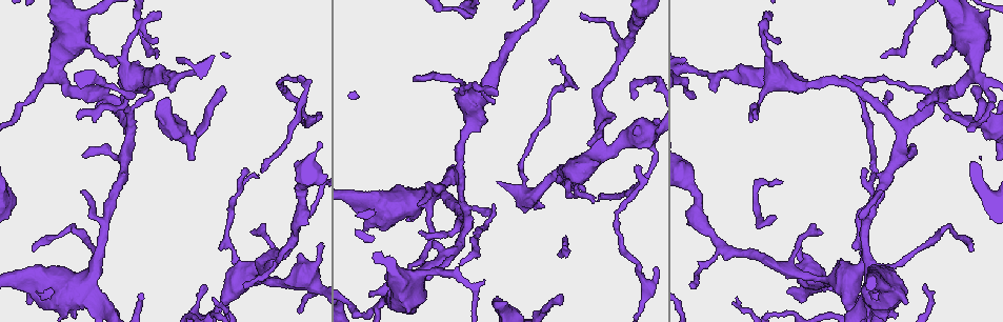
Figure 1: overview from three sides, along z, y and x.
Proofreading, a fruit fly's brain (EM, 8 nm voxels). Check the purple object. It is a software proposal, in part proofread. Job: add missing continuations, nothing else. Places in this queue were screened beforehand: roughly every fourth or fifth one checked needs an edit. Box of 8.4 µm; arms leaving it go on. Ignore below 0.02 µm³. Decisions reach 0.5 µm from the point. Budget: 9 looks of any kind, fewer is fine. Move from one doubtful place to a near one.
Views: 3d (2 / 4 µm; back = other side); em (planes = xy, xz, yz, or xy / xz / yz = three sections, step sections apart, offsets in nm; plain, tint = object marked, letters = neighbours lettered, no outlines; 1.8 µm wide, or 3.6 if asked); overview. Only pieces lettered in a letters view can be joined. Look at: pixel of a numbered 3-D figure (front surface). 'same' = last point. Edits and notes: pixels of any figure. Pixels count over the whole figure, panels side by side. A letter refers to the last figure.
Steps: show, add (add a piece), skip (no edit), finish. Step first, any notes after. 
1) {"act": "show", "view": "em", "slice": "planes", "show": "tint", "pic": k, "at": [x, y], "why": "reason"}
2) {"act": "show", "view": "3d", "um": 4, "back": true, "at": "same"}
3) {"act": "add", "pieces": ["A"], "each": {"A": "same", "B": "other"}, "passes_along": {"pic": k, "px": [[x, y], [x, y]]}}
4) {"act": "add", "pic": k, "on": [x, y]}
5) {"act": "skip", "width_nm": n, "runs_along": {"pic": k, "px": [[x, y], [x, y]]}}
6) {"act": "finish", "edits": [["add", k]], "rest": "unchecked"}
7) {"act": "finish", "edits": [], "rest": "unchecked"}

{"act": "show", "view": "em", "slice": "planes", "show": "tint", "pic": 1, "at": [601, 113], "why": "arms part here"}

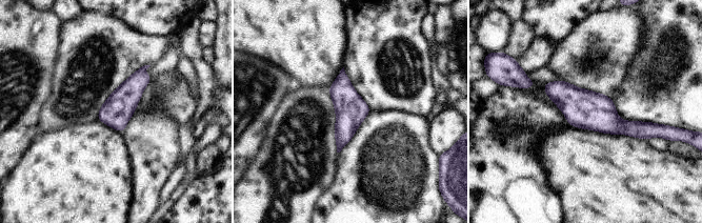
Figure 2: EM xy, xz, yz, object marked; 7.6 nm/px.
{"act": "show", "view": "em", "slice": "planes", "show": "letters", "at": "same", "why": "see the neighbours"}

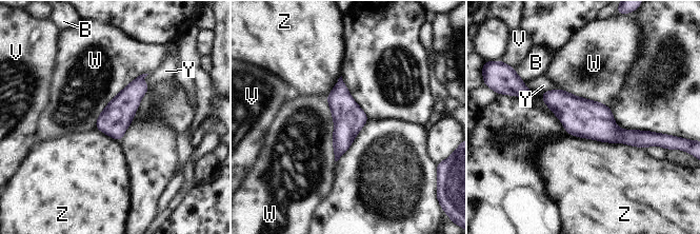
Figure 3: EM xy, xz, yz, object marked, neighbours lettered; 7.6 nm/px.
{"act": "skip", "width_nm": 240, "longest_contact_nm": ["W", 600], "each": {"B": "other", "V": "other", "W": "other", "Y": "other", "Z": "other"}, "found": "no lettered piece goes on from it"}

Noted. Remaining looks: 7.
{"act": "show", "view": "em", "um": 3.6, "slice": "planes", "show": "letters", "pic": 1, "at": [415, 81], "why": "tapers out"}

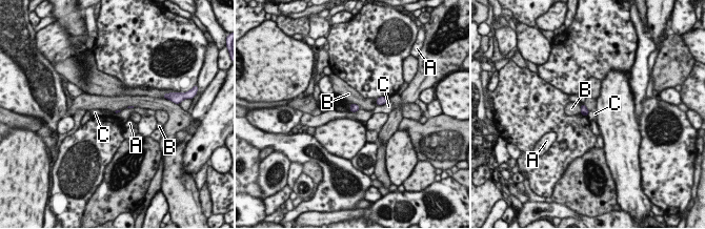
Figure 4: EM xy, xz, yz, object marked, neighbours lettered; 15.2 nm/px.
{"act": "skip", "each": {"A": "other", "B": "other", "C": "other"}, "border": {"pic": 4, "px": [[387, 100], [377, 105]]}, "found": "no lettered piece goes on from it"}

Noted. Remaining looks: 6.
{"act": "show", "view": "3d", "um": 2, "pic": 1, "at": [502, 301], "why": "stops while still wide"}

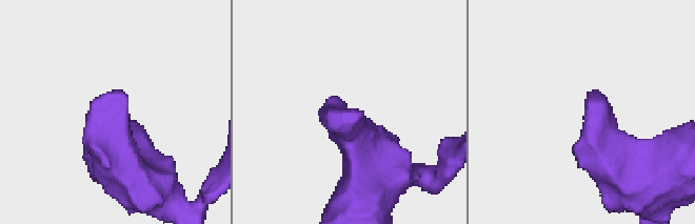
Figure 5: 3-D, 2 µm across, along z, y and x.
{"act": "show", "view": "em", "slice": "xy", "step": 16, "show": "tint", "pic": 5, "at": [595, 92]}

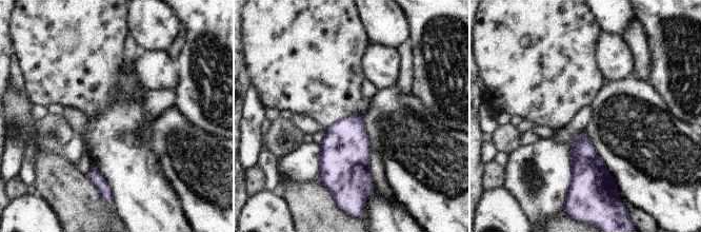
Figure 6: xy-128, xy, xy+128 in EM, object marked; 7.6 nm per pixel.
{"act": "show", "view": "em", "slice": "planes", "show": "letters", "at": "same"}

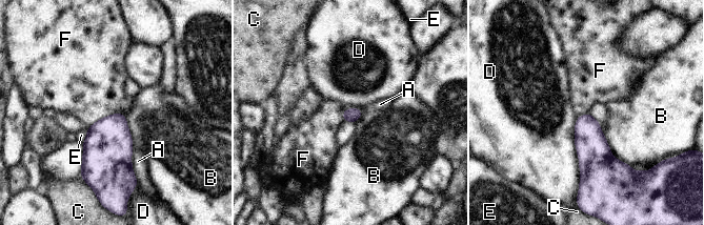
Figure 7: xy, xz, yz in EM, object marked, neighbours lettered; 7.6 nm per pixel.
{"act": "skip", "longest_contact_nm": ["D", 550], "each": {"A": "other", "B": "other", "C": "other", "D": "other", "E": "other", "F": "other"}, "border": {"pic": 7, "px": [[123, 113], [107, 115], [87, 128]]}, "found": "none of them fits"}

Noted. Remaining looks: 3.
{"act": "show", "view": "3d", "um": 2, "pic": 1, "at": [420, 232], "why": "an open end"}

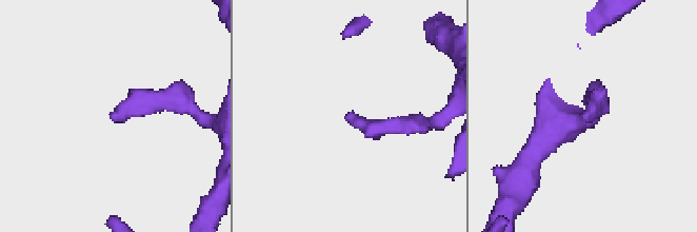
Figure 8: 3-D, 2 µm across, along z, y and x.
{"act": "show", "view": "em", "slice": "xz", "step": 8, "show": "tint", "pic": 8, "at": [582, 115], "why": "shape alone is not enough"}

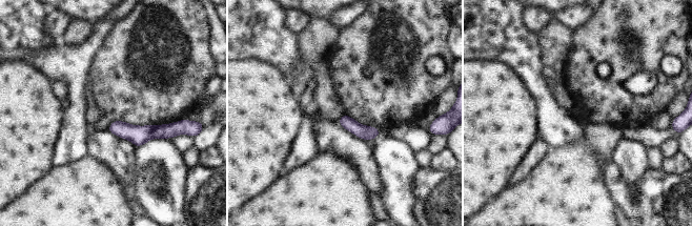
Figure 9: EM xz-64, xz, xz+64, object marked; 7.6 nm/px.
{"act": "show", "view": "em", "slice": "planes", "show": "letters", "at": "same", "why": "another direction"}

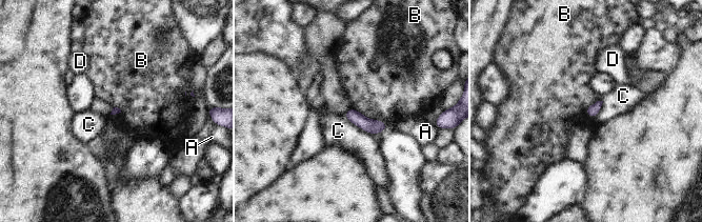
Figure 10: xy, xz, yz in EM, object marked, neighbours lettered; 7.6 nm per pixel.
{"act": "skip", "each": {"A": "other", "B": "other", "C": "other", "D": "other"}, "border": {"pic": 10, "px": [[353, 108], [369, 119], [385, 122]]}, "found": "none of them fits"}

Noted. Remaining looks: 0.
{"act": "finish", "edits": [], "rest": "unchecked"}

